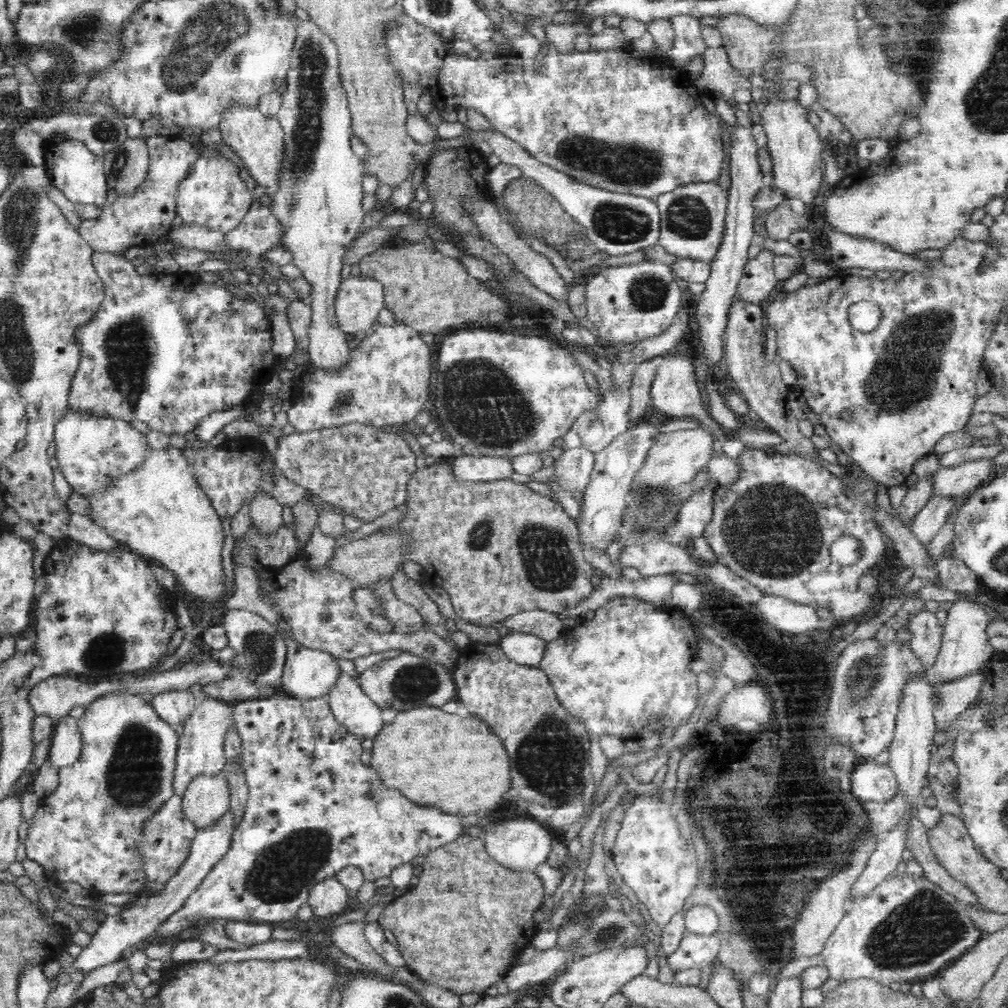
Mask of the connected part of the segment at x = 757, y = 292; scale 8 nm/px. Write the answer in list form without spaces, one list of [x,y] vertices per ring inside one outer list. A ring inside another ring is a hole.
[[[762,249],[754,260],[745,265],[737,286],[737,298],[754,305],[768,298],[778,281],[775,276],[774,260],[775,254],[772,250]]]

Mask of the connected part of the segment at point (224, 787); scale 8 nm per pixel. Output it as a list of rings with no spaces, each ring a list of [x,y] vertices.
[[[199,774],[183,794],[183,810],[196,829],[202,830],[216,822],[231,806],[231,792],[223,774]]]

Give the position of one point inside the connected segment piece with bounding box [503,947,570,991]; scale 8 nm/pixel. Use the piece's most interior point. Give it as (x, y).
(544, 963)

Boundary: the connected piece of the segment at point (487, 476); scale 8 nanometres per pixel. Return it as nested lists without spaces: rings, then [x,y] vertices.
[[[462,456],[455,458],[455,476],[471,482],[510,479],[514,473],[508,456]]]

